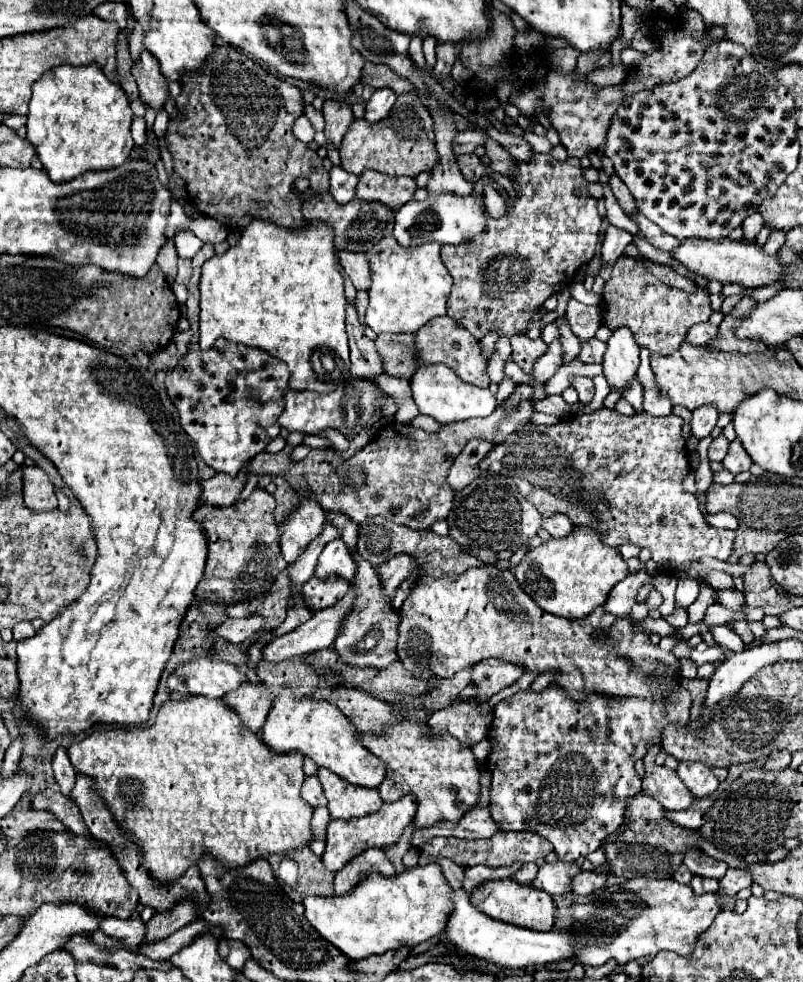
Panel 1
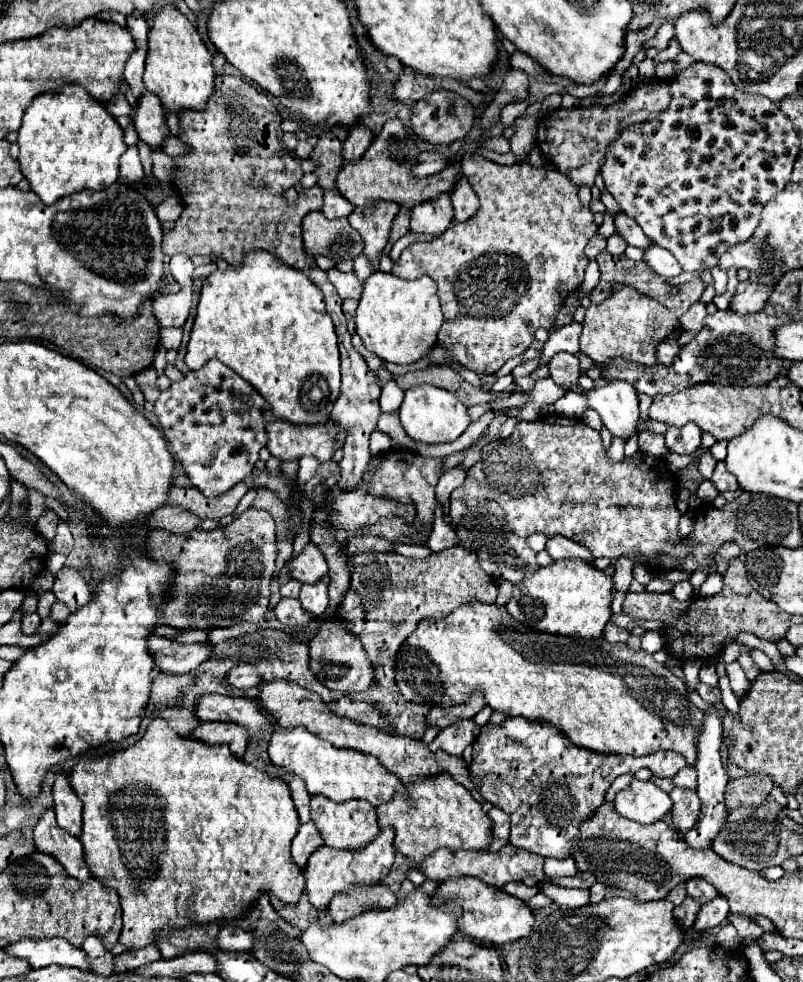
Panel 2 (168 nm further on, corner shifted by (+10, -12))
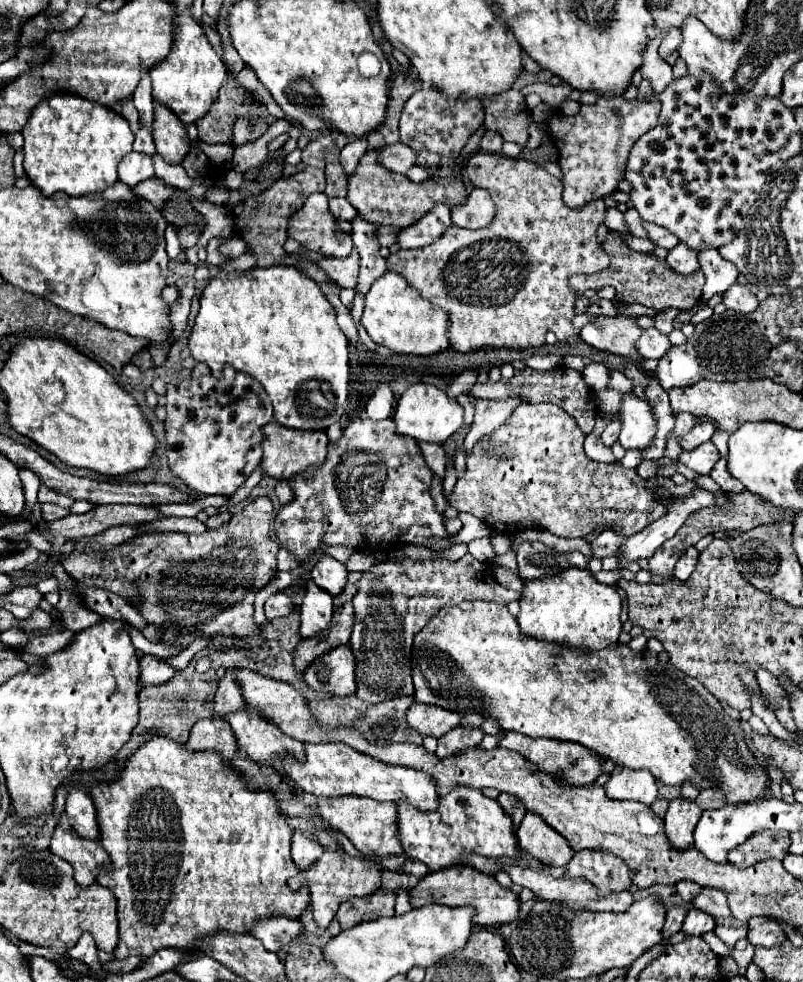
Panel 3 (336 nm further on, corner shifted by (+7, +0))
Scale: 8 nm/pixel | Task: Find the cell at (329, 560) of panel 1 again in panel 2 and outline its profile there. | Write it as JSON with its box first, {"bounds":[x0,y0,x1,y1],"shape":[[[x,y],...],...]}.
{"bounds":[299,575,329,617],"shape":[[[329,575],[321,577],[313,585],[303,585],[299,593],[299,601],[305,607],[305,611],[309,611],[315,617],[321,617],[323,611],[327,609],[327,599],[329,599],[327,589],[329,589]]]}

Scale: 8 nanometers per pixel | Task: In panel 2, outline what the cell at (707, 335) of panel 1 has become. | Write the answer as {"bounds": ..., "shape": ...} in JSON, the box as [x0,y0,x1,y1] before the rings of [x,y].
{"bounds":[657,339,681,365],"shape":[[[665,339],[659,347],[657,347],[657,357],[659,357],[659,363],[663,365],[669,365],[675,355],[681,351],[681,345],[677,339]]]}

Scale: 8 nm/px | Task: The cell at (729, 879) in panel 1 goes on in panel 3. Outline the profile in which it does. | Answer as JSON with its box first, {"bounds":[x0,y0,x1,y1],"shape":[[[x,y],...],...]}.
{"bounds":[682,909,714,937],"shape":[[[690,909],[684,919],[684,925],[682,925],[682,931],[686,935],[694,935],[694,937],[700,937],[712,929],[714,929],[714,919],[710,919],[710,915],[706,915],[698,909]]]}

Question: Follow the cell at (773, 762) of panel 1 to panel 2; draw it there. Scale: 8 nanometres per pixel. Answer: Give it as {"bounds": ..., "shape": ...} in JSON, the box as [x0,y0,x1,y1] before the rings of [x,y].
{"bounds":[725,773,773,809],"shape":[[[749,773],[745,777],[733,779],[727,783],[725,801],[727,809],[739,807],[745,803],[761,803],[773,789],[773,779],[765,773]]]}

